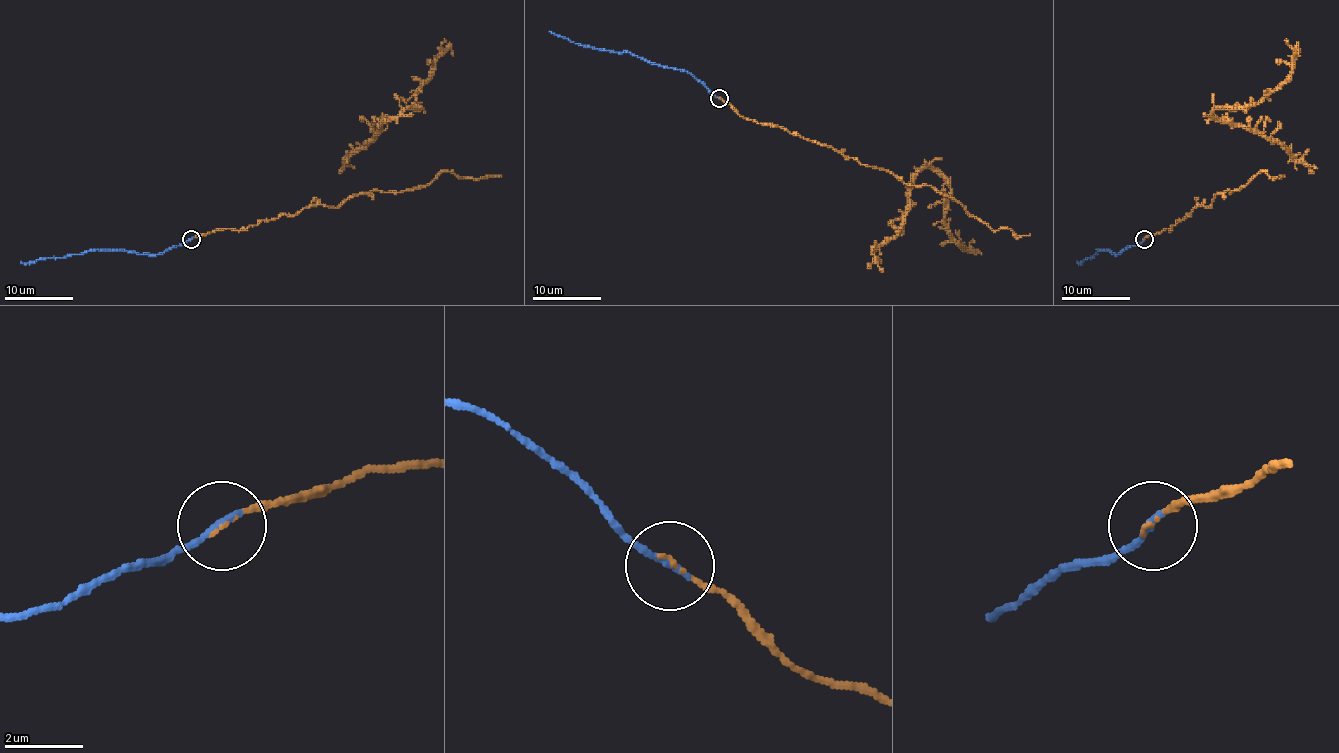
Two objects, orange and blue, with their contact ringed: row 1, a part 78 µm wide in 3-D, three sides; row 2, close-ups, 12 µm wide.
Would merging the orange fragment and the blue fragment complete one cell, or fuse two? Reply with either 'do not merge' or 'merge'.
merge

